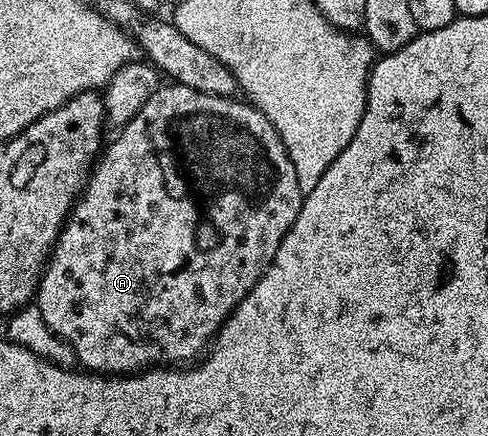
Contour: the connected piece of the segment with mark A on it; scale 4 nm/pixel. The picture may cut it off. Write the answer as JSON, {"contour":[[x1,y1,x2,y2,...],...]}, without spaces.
{"contour":[[169,82,167,86,157,86,156,92,142,105,142,109,138,109,135,117,119,128,117,135,120,136,109,147,107,144,103,148,90,173,87,187,77,199,56,240,48,266,40,276,40,286,36,289,34,303,42,311,46,325,73,347,79,366,92,373,125,376,153,367,188,365,199,360,229,313,240,304,242,297,250,293,250,289,254,289,262,273,266,273,274,261,274,253,278,253,278,245,282,245,282,237,286,237,300,212,302,196,294,165,290,165,290,157,274,125,270,125,259,109,239,98,223,99,220,93,190,89,181,83]]}

